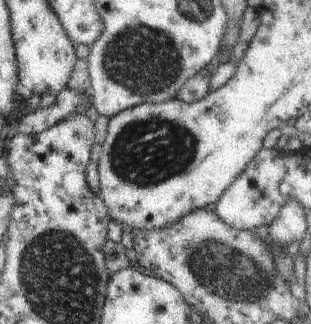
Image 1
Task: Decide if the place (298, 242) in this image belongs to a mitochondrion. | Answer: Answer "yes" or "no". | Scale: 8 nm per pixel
no

